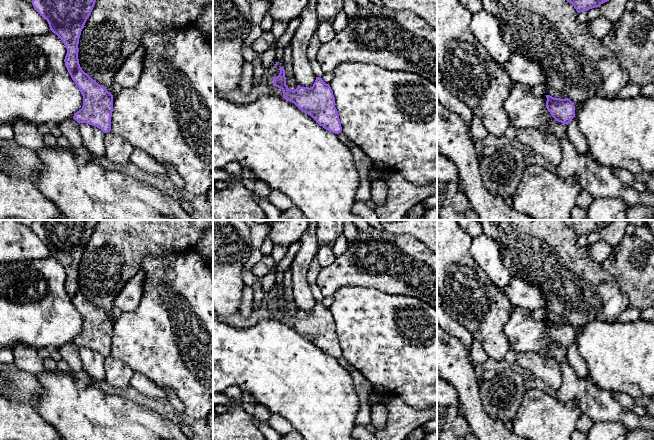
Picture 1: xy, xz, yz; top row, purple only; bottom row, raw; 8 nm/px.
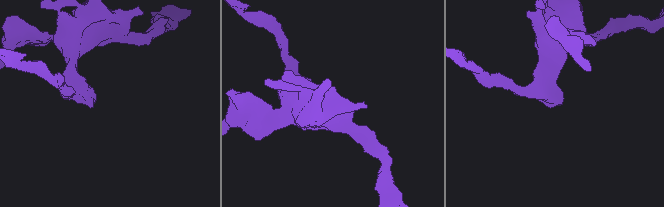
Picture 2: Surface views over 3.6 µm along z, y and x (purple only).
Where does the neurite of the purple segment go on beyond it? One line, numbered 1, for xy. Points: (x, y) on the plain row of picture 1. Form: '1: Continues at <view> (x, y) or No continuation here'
1: No continuation here

